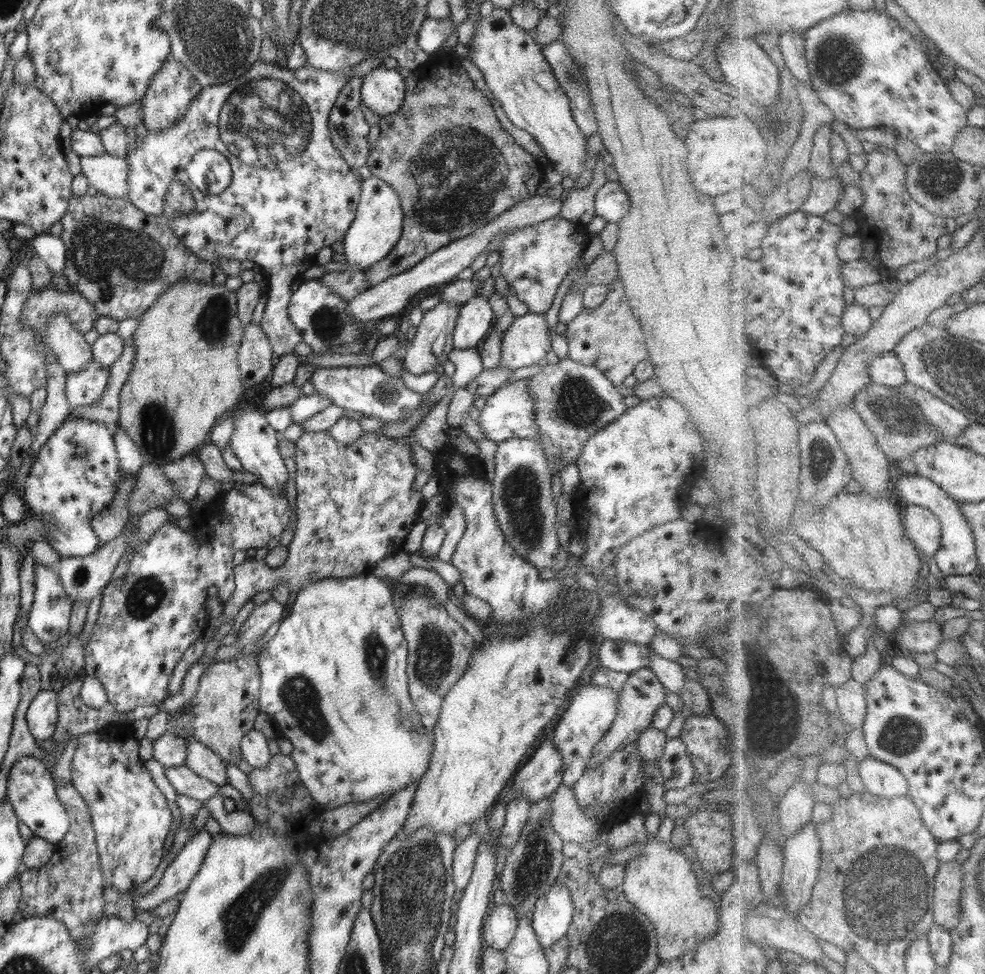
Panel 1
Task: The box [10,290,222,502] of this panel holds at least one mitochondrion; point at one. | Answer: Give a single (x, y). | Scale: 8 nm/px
(158, 429)

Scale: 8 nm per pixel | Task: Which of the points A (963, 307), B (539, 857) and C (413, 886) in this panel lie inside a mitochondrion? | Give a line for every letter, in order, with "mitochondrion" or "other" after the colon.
A: other
B: mitochondrion
C: mitochondrion

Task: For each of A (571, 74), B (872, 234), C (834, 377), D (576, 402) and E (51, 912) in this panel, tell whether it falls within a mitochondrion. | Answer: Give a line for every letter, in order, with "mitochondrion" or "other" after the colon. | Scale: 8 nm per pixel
A: mitochondrion
B: other
C: other
D: mitochondrion
E: other

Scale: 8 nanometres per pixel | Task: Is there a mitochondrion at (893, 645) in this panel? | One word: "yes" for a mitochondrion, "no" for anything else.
no

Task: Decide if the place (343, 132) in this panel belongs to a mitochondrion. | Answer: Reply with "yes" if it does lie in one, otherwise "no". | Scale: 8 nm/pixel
yes

